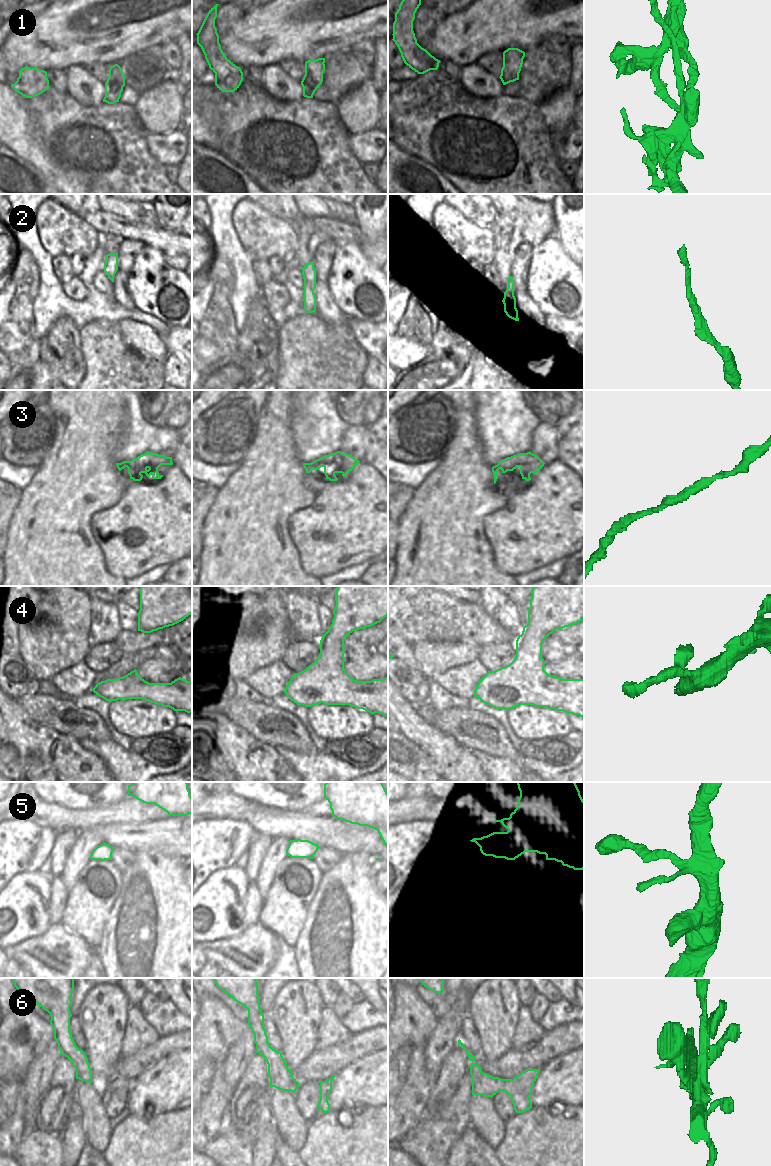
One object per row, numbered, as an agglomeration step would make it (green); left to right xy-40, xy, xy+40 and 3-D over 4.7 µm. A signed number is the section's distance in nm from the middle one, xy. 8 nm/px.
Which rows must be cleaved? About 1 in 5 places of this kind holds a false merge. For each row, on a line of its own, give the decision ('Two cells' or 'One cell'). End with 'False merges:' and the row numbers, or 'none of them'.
1: Two cells
2: One cell
3: One cell
4: One cell
5: One cell
6: One cell
False merges: 1

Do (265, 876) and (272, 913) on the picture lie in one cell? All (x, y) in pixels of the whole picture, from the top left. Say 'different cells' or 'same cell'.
different cells

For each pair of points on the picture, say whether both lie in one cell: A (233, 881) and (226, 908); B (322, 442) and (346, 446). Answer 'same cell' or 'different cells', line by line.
A: same cell
B: different cells

